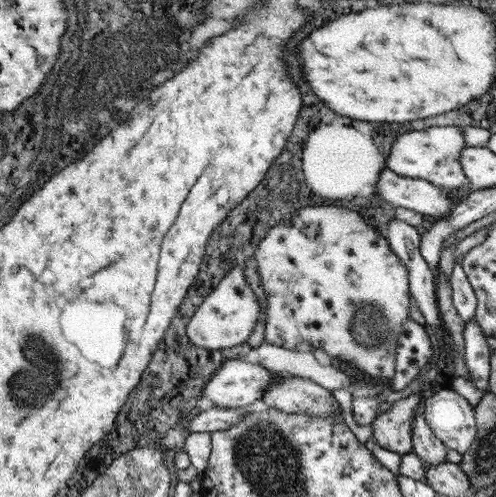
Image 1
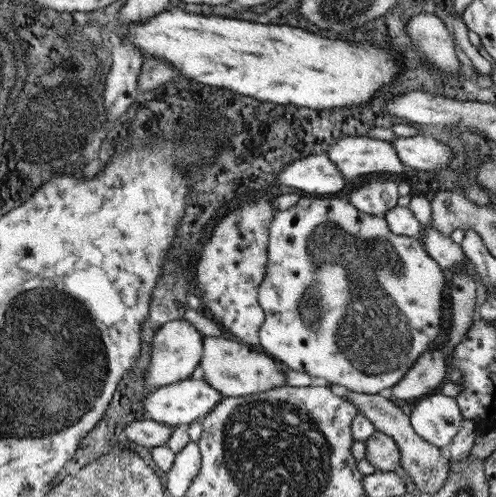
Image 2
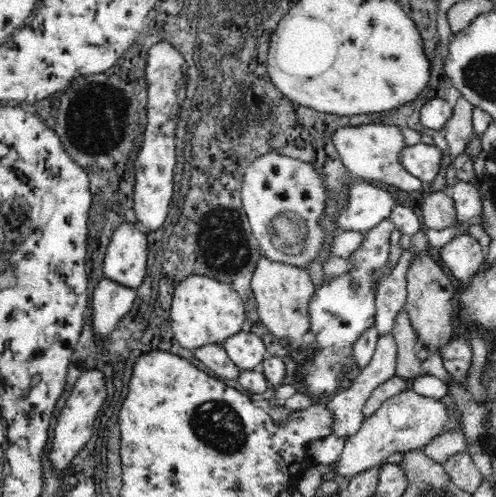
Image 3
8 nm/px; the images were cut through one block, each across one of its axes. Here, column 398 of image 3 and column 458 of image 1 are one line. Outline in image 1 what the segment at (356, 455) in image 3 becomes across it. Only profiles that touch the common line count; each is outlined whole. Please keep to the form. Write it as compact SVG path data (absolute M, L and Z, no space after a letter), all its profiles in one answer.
M451 388L439 390L423 402L423 420L447 450L455 450L461 456L477 436L475 410Z

